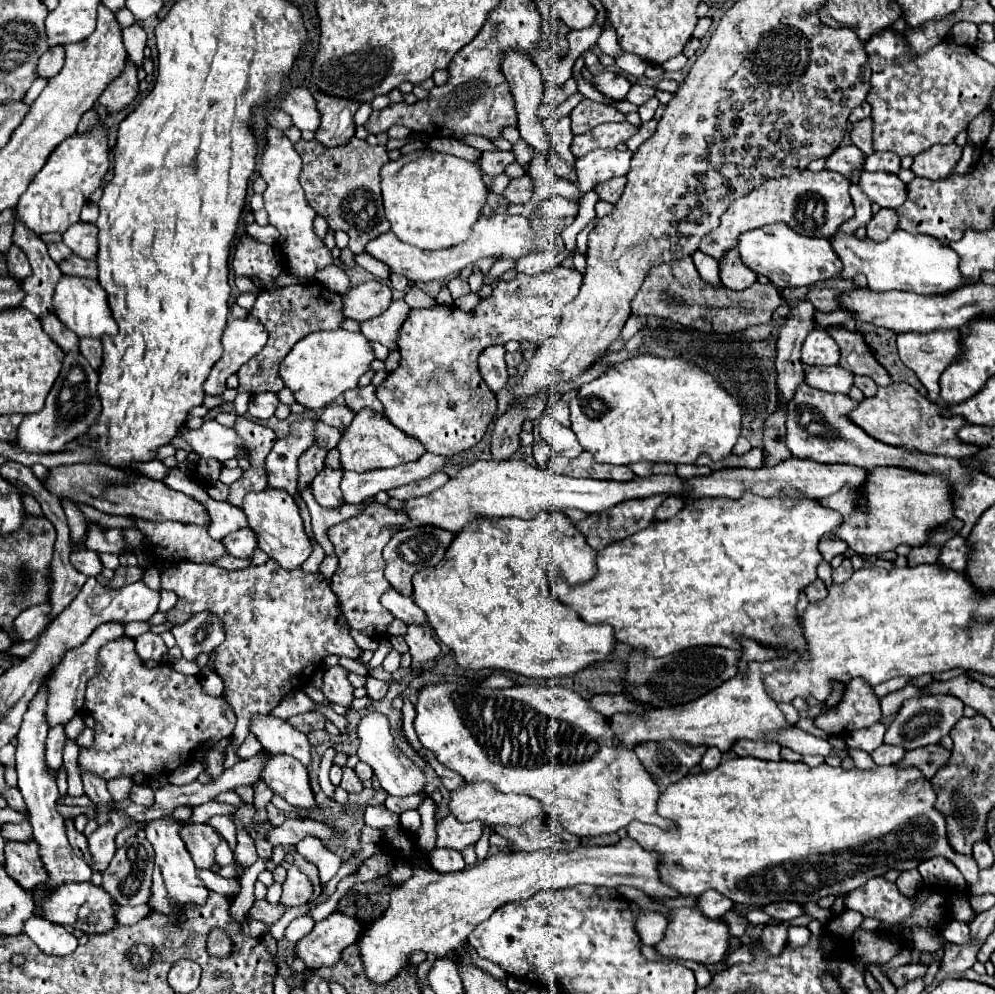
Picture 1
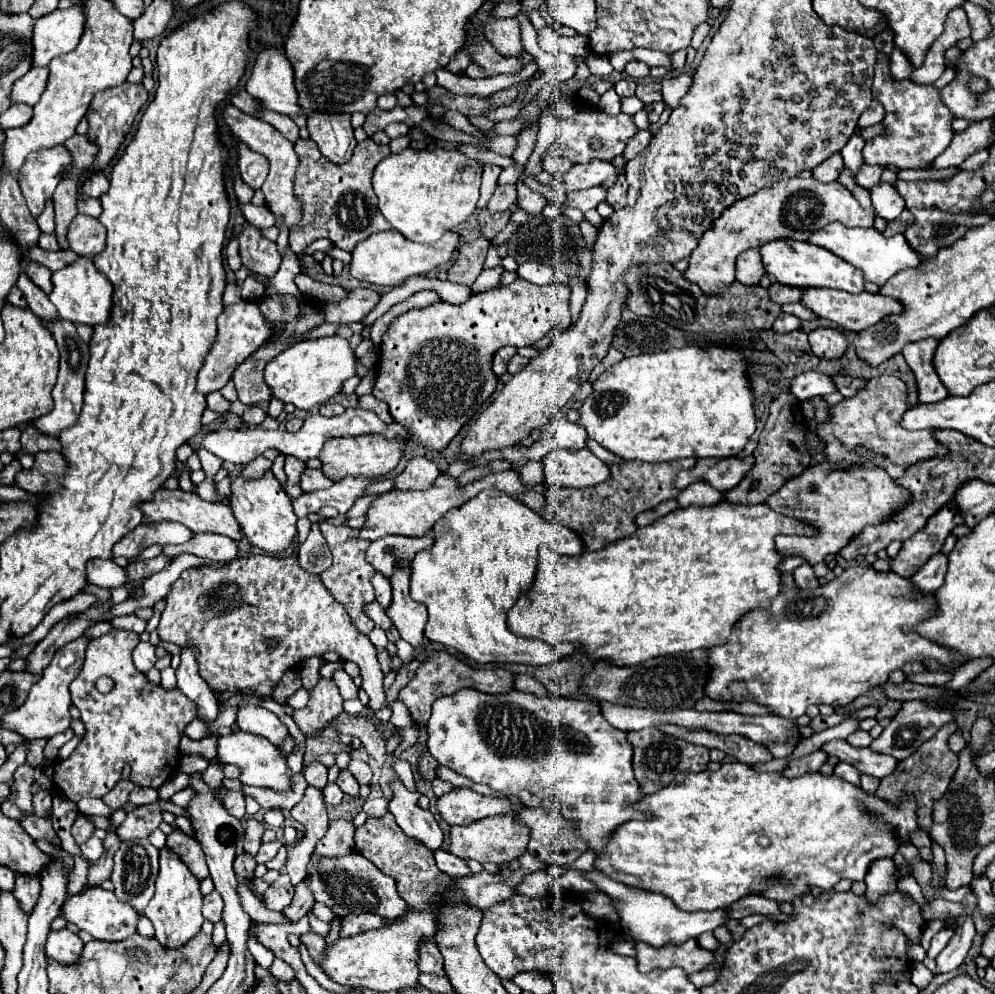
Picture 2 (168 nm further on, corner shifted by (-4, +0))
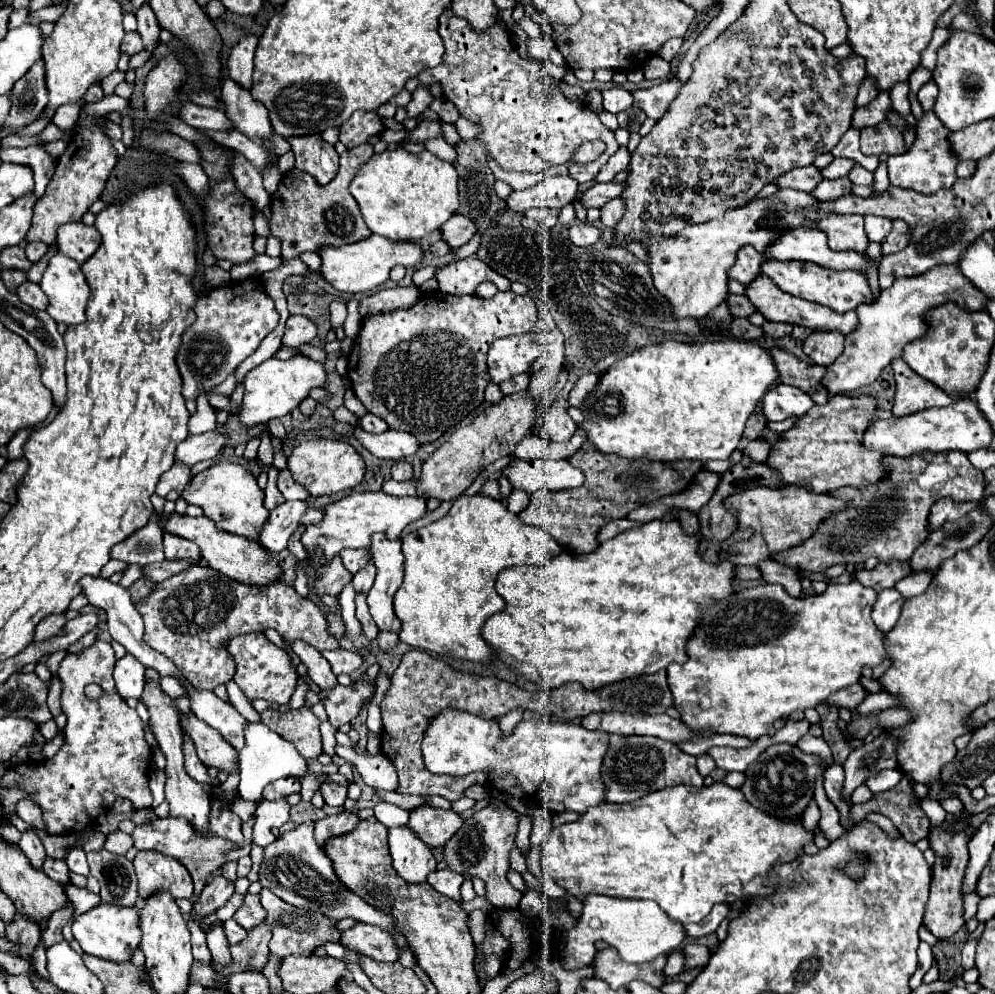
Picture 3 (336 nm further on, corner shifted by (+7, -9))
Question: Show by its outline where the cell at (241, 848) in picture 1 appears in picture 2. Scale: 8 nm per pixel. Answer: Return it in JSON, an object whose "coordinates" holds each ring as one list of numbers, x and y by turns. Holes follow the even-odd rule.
{"coordinates":[[239,854,235,858,235,864,233,864,233,870,237,874,237,882,247,884,249,880,253,880,255,878,255,866,257,866,257,862,251,854]]}

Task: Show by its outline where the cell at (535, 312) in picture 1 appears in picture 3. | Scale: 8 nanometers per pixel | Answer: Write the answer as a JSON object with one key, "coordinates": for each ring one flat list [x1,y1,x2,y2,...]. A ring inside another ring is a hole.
{"coordinates":[[432,291,432,293,422,293,418,303,406,311,392,311,392,313,386,313,386,315,372,315,370,319,364,319,362,321,362,329,356,337,356,345,348,357,348,377,352,381,352,387,354,387,354,393,356,397,364,403,364,407,378,415,380,419,384,419,388,423,390,429,398,429,398,431,408,431,412,433,422,445,424,443,432,443,436,439,442,437,444,431,448,431,450,427,454,427,456,423,460,423,464,419,464,415,472,413,482,401,484,401,484,387,488,385,490,381,490,375,488,375,488,369,486,369,486,353,488,353,488,347,492,345,492,341,500,339,500,337,510,337,510,335,522,335,522,333,530,333,534,331,536,327,536,321,538,321,538,307,534,303,532,297,528,295,516,295,512,291,498,291,494,297,490,299,482,299,482,297,476,297,476,295,462,295,462,297,454,297,454,295,446,295,446,293,440,293,440,291]]}

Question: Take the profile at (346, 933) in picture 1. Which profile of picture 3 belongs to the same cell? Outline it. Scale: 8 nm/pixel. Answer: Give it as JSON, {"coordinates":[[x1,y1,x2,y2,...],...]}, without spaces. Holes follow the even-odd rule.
{"coordinates":[[356,923,354,927,342,933,340,943,376,961,398,961,398,947,394,939,390,939,390,933,382,931,376,925]]}

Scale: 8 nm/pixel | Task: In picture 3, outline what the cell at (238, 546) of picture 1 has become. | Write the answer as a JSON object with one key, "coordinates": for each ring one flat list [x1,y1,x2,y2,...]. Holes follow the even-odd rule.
{"coordinates":[[164,533,164,553,166,559,190,559,194,563,202,561,202,553,200,547,194,541]]}

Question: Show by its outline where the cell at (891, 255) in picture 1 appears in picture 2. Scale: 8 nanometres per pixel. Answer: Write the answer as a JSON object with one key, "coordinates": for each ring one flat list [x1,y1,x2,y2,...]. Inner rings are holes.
{"coordinates":[[831,222,829,226,823,226,821,230,813,232,807,240,809,244,817,244,821,248,827,248,829,252,837,254,845,262,853,264,855,268,863,270,863,276,867,282,875,282,877,286,883,286,889,278,893,278,897,272,905,268,915,268,923,262,923,256,917,254,905,240,903,234,897,234,893,238,885,238,875,228,845,228,839,222]]}

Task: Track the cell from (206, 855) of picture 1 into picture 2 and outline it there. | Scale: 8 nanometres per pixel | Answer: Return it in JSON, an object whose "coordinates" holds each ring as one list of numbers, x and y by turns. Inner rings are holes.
{"coordinates":[[175,828,175,830,167,836,165,848,173,850,173,852,189,866,189,870,193,872,195,878,203,880,203,878,209,876,209,868,207,868,207,862,205,862,203,848,199,846,199,842,197,842,193,836,187,836,187,834,181,832,179,828]]}

